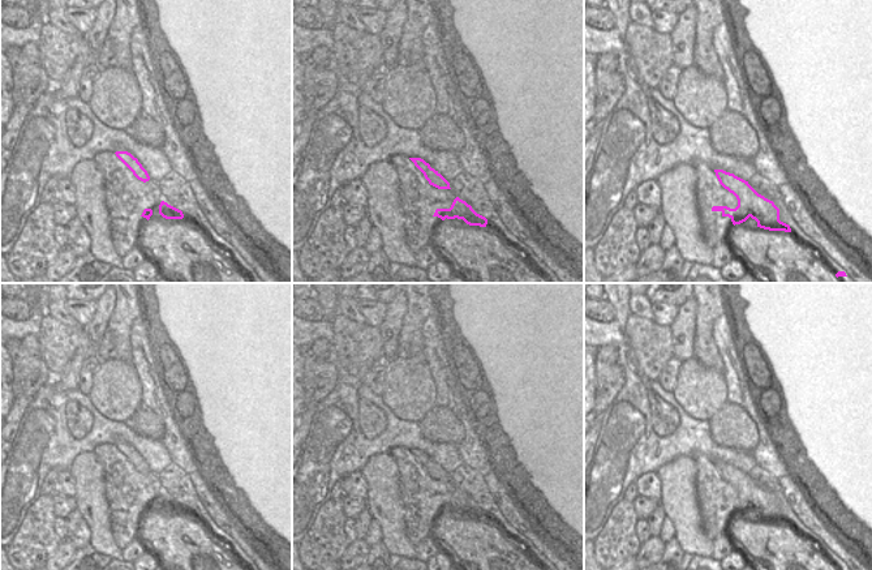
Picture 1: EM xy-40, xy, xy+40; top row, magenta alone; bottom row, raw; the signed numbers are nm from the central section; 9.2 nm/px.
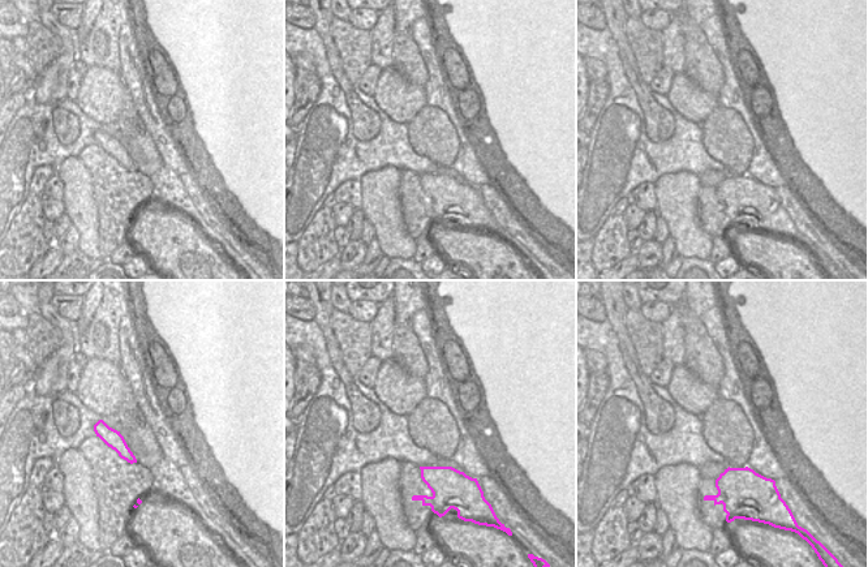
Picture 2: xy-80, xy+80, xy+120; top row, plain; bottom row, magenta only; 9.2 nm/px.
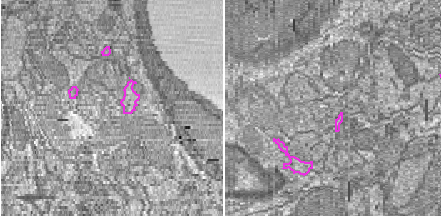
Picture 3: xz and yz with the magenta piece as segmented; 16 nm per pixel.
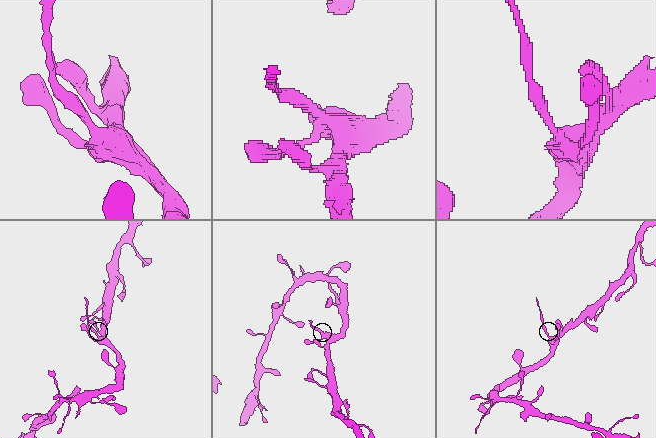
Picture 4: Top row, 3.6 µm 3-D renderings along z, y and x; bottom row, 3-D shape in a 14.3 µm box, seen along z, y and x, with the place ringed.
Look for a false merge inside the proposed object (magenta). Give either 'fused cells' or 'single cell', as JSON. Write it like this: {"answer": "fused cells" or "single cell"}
{"answer": "fused cells"}

